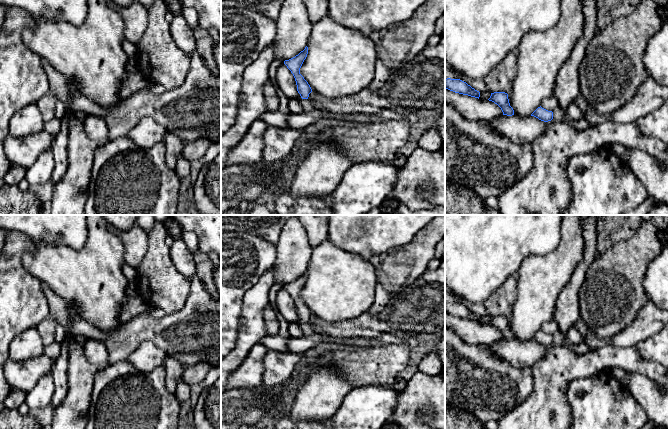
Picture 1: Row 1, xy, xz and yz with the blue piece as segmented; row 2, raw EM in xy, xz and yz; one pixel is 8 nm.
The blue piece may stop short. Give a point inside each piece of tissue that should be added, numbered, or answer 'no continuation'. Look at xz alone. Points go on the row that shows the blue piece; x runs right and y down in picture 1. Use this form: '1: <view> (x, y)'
1: xz (305, 103)

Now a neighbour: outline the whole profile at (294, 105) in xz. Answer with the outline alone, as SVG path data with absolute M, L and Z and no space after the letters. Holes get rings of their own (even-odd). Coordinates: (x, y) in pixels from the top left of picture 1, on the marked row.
M297 98L289 99L288 107L289 107L290 113L293 113L293 114L301 114L304 112L303 107L301 106Z

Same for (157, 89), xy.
M149 82L149 84L147 85L146 88L149 89L150 91L152 91L156 95L160 95L160 94L162 94L166 91L166 89L162 85L153 84L153 83L150 83L150 82Z

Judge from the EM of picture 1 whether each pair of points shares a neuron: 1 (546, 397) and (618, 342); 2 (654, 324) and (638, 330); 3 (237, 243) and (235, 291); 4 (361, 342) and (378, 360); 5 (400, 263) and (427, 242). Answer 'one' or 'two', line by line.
1: two
2: one
3: one
4: two
5: one

